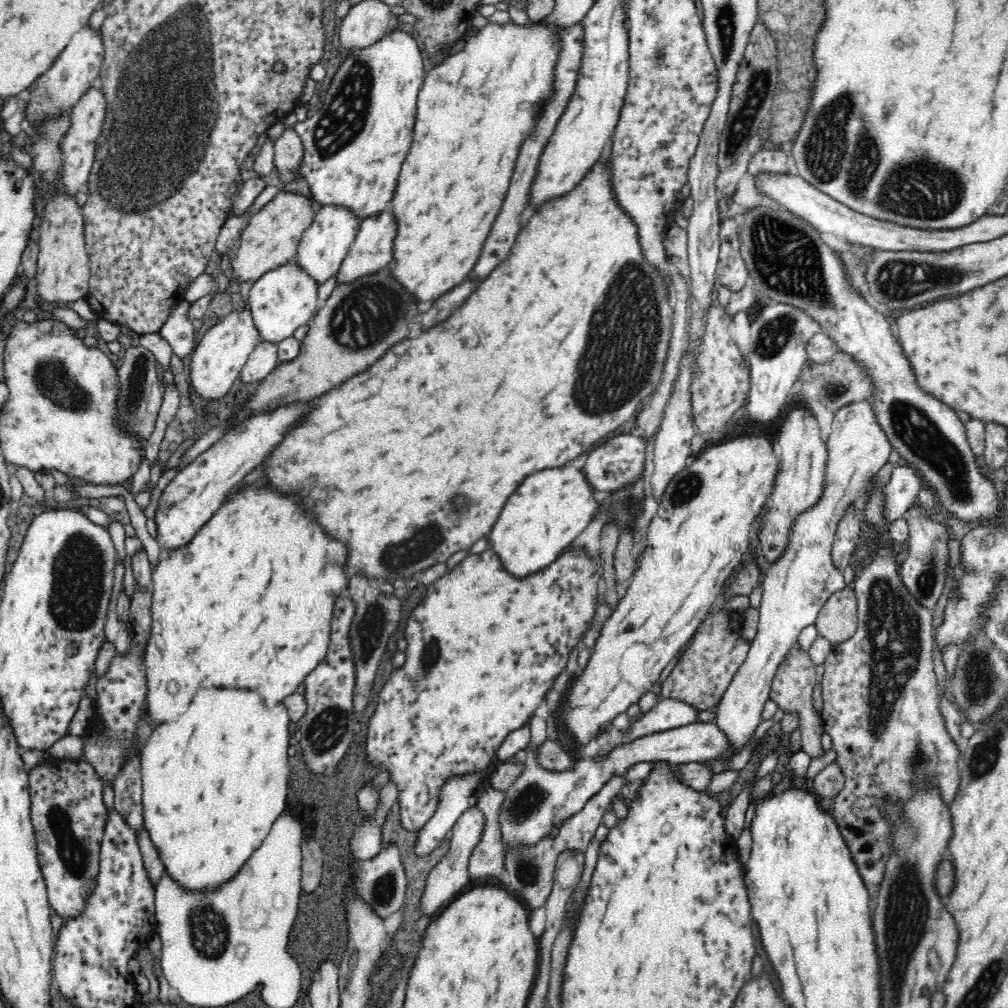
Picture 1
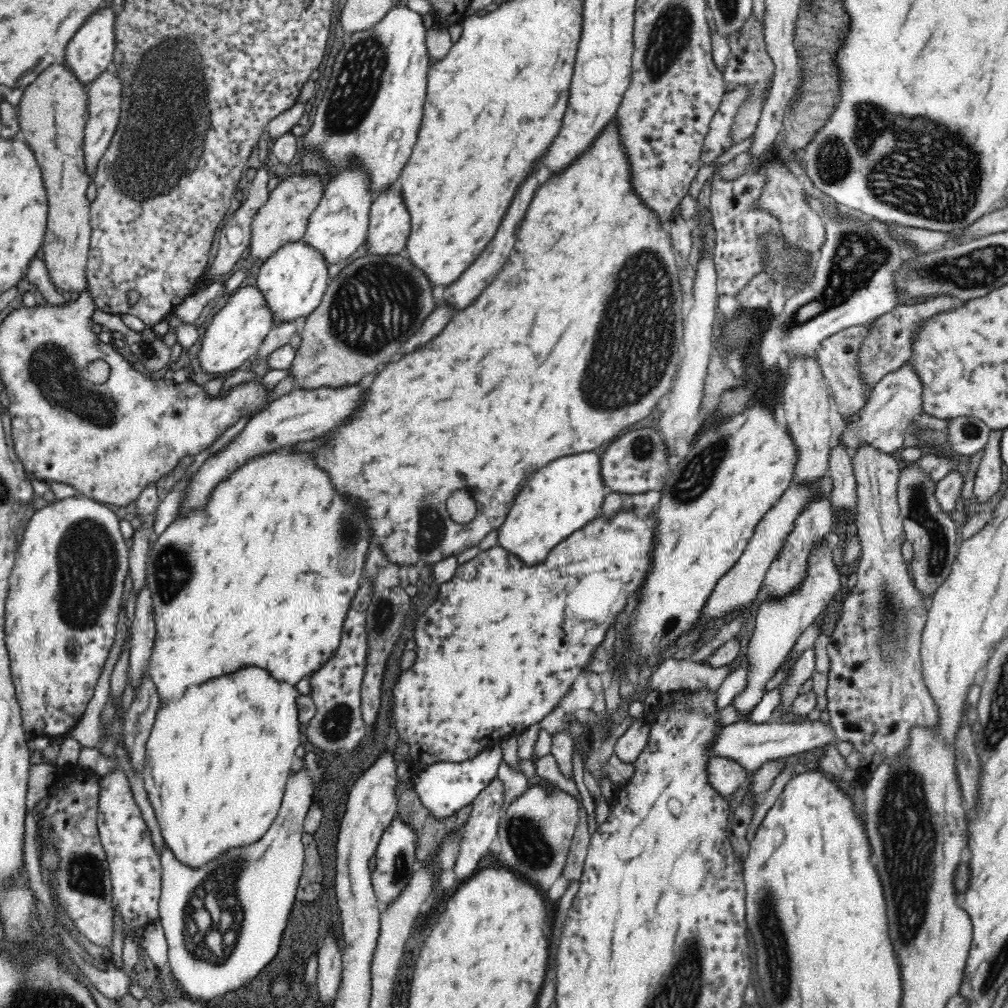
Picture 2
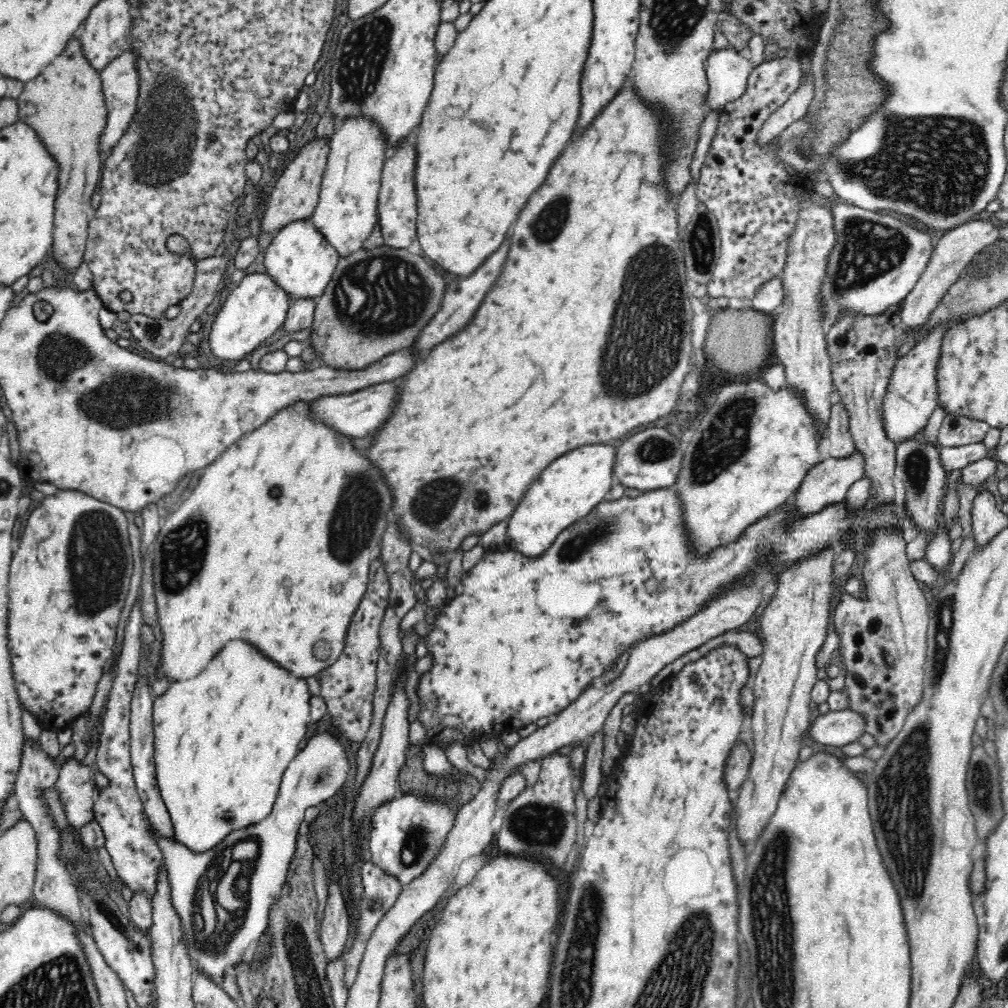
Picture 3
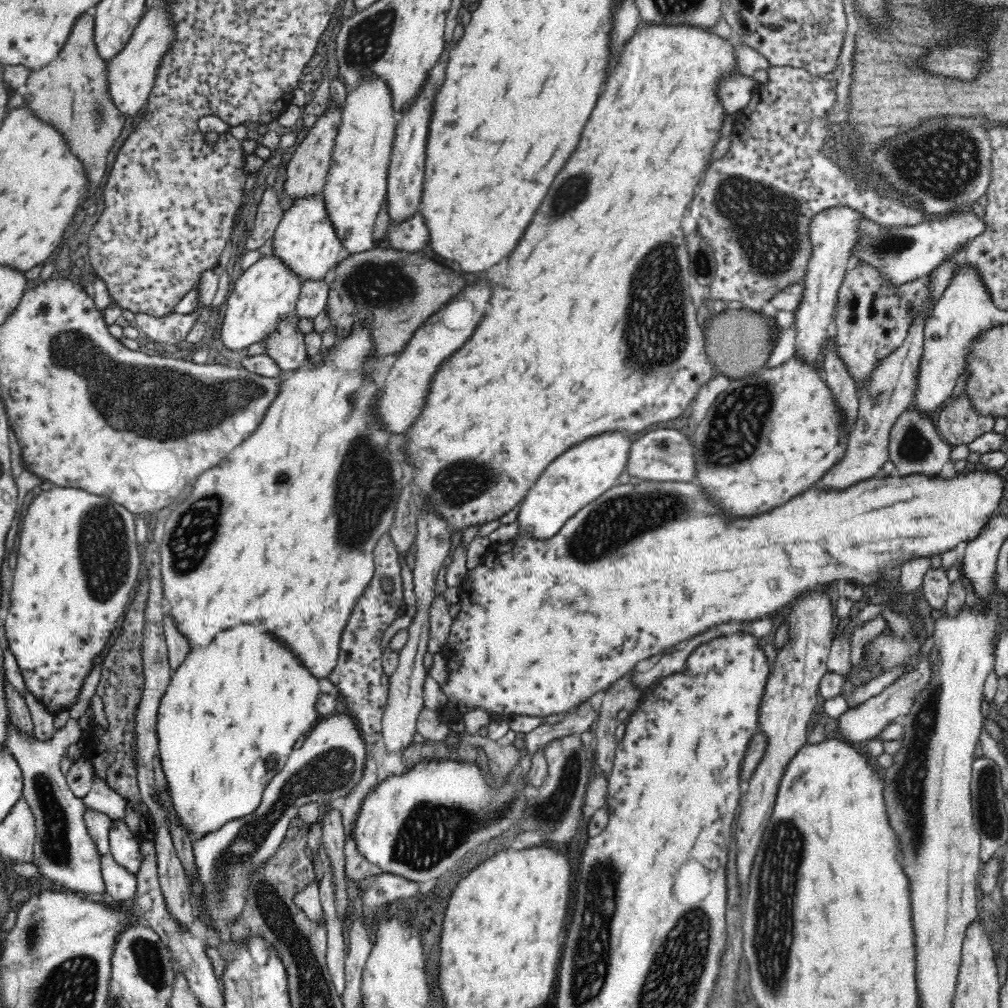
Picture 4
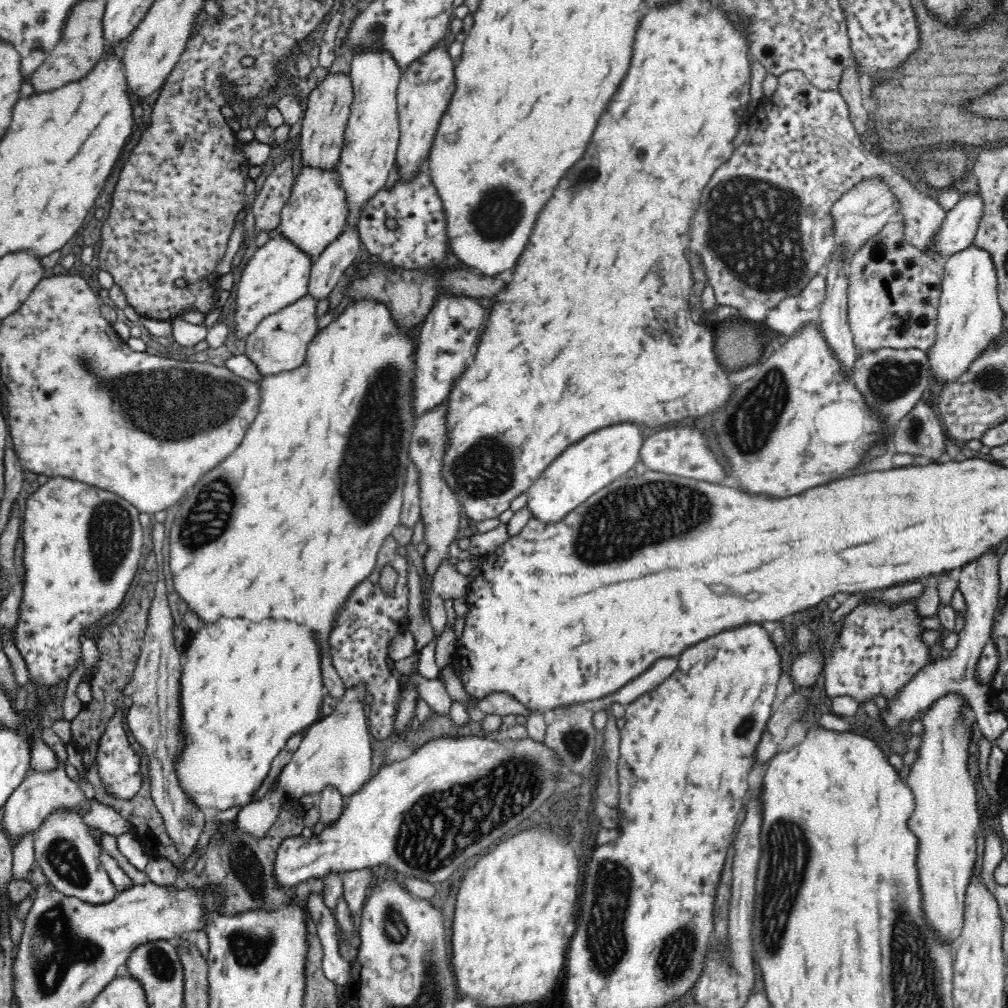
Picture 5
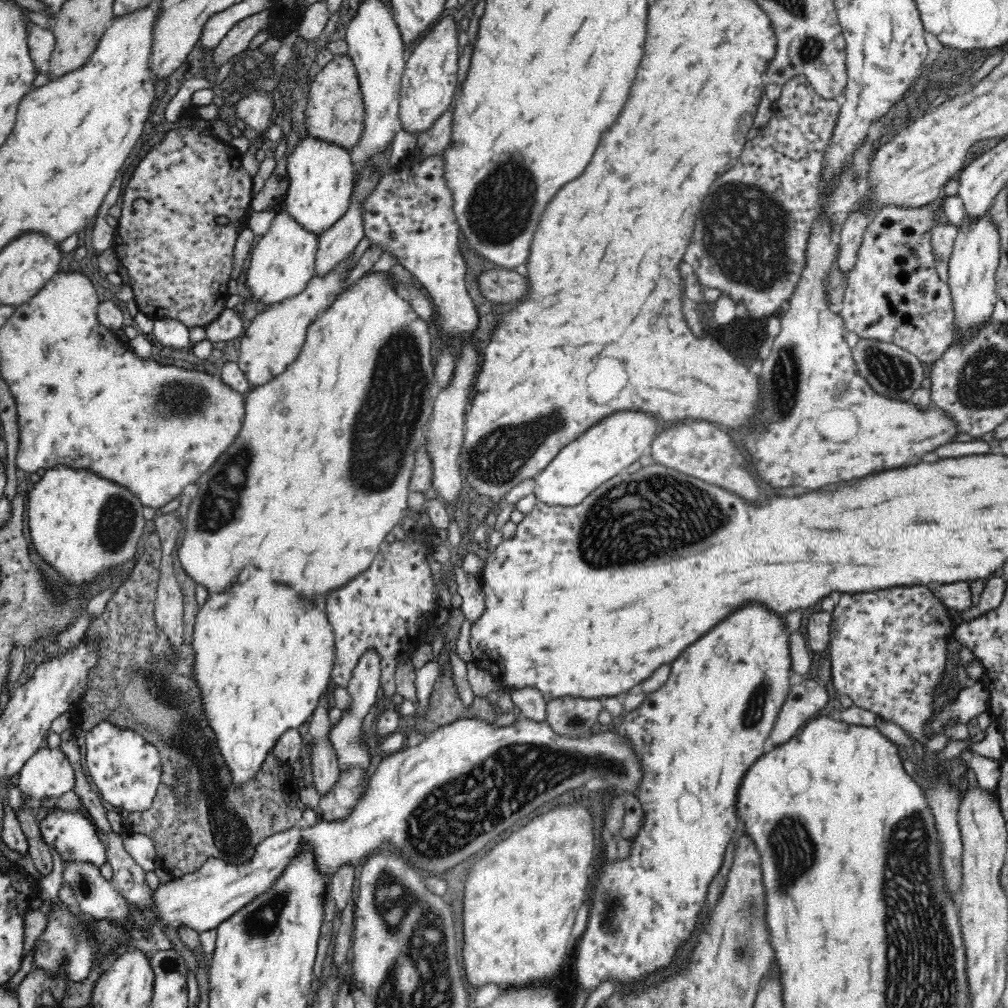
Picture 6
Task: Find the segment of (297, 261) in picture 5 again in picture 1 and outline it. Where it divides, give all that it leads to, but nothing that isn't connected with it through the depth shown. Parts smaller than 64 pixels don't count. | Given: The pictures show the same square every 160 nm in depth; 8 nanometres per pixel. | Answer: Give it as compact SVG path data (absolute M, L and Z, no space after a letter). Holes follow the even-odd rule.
M248 306L242 312L232 311L224 320L211 327L195 347L190 358L190 385L206 402L221 402L241 374L254 347L260 343L260 333L252 321Z

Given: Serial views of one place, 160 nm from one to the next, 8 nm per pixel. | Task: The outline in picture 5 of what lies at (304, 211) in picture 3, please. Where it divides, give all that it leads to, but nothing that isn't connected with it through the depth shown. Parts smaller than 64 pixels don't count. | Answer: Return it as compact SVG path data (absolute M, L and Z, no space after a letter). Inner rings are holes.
M346 74L326 75L321 84L309 93L304 123L302 124L298 148L301 150L300 162L304 167L329 171L334 169L340 158L346 124L350 117L351 102L354 95L350 76Z

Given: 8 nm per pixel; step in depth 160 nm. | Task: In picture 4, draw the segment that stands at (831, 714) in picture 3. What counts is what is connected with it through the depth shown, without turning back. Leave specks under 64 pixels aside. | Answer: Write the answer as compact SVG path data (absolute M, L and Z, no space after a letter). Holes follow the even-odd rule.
M925 659L913 671L895 680L878 695L871 697L857 707L849 708L842 716L836 718L836 728L838 728L838 734L843 738L842 740L859 744L874 739L886 726L906 716L910 712L914 696L922 690L924 682L930 680L928 677L930 676L930 667L928 666L930 663Z

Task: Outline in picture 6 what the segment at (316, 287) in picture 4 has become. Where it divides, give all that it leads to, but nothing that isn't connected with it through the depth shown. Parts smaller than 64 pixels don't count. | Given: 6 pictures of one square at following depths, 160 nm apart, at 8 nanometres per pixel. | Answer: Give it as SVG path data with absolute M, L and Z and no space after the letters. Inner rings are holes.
M391 146L375 158L375 164L377 164L377 170L379 170L377 172L377 177L374 177L370 182L362 182L360 186L354 186L351 205L346 211L346 214L344 214L336 224L333 224L326 232L321 234L318 240L317 254L315 256L315 276L323 277L330 271L333 271L339 262L352 256L359 242L365 238L364 227L362 227L362 213L360 213L360 209L358 209L358 200L360 200L360 198L366 198L366 196L374 190L374 186L378 184L378 180L380 180L382 175L392 172L391 168L388 166L390 150L392 150Z

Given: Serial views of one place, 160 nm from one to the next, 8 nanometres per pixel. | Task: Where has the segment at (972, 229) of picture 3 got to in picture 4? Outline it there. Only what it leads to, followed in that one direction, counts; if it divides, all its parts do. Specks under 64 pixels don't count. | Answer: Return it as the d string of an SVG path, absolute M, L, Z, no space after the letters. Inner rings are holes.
M972 238L966 240L954 255L948 256L942 264L938 264L927 275L928 298L926 298L926 306L910 322L910 328L908 328L904 342L892 354L884 357L873 370L869 385L859 394L858 418L848 436L846 450L842 454L843 458L835 466L832 466L814 487L825 491L846 490L846 488L850 488L850 486L854 486L862 480L876 476L882 466L889 461L890 430L892 430L896 419L910 406L914 396L916 378L918 378L918 362L920 362L925 344L925 322L930 316L933 306L939 301L953 276L962 266L965 248L971 240Z

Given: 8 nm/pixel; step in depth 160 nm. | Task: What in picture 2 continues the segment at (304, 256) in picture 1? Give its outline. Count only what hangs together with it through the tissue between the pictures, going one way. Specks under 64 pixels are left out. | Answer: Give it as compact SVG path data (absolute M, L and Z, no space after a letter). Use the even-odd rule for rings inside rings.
M360 169L342 171L329 180L318 206L311 214L303 240L306 245L314 247L326 265L336 264L353 254L366 241L368 218L374 197L368 191L368 177Z

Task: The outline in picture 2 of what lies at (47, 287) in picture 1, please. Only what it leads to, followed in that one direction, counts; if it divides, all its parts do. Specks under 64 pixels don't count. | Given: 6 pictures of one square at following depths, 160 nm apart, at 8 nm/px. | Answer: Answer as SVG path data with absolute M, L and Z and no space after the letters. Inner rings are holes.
M64 63L50 65L37 78L25 87L18 114L20 136L36 157L48 194L46 230L39 255L56 290L66 296L72 292L80 294L87 290L87 260L91 239L91 202L86 197L86 188L92 185L92 176L88 177L84 171L82 153L82 136L89 114L86 107L87 86L82 85Z

